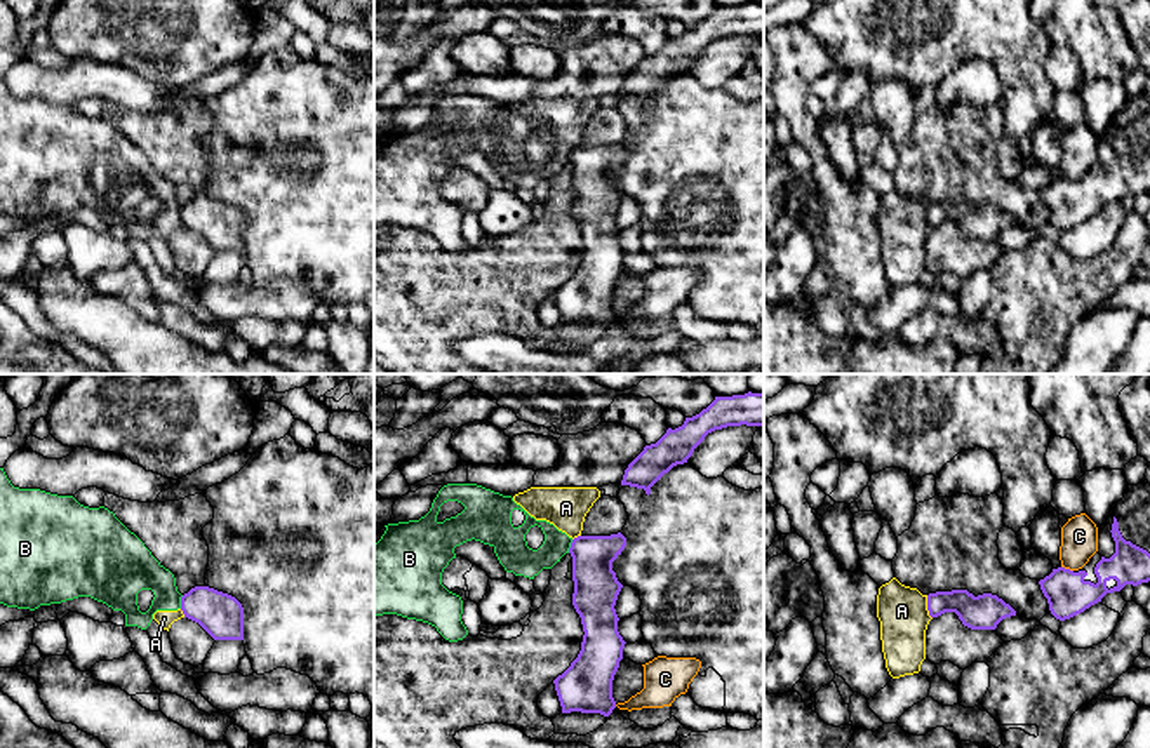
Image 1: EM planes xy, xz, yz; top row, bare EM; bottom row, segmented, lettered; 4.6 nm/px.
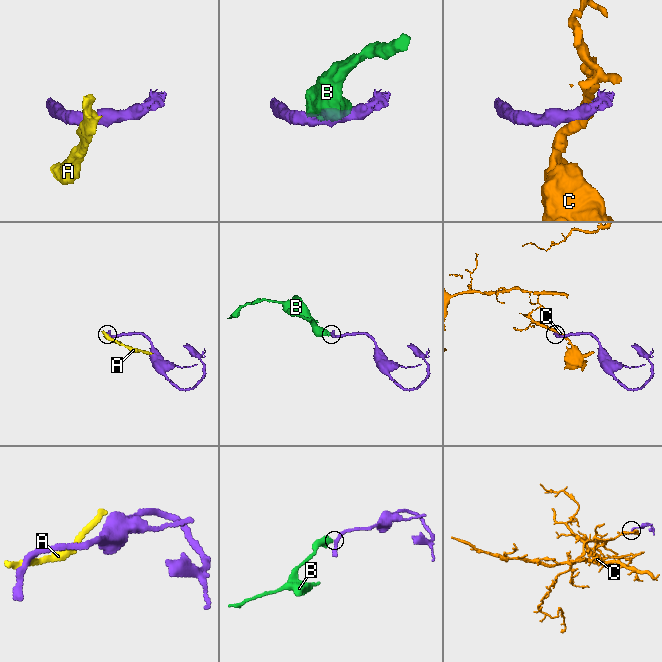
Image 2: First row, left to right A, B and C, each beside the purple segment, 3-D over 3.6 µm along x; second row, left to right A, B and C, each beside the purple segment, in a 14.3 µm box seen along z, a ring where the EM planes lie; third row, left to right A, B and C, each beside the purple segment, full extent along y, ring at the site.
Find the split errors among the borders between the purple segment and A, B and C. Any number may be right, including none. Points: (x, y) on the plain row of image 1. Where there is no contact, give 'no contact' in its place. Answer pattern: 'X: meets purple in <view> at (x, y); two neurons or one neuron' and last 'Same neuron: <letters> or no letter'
A: meets purple in yz at (928, 218); two neurons
B: meets purple in xy at (181, 213); two neurons
C: meets purple in yz at (1067, 180); two neurons
Same neuron: no letter

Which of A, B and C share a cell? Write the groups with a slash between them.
A B / C

